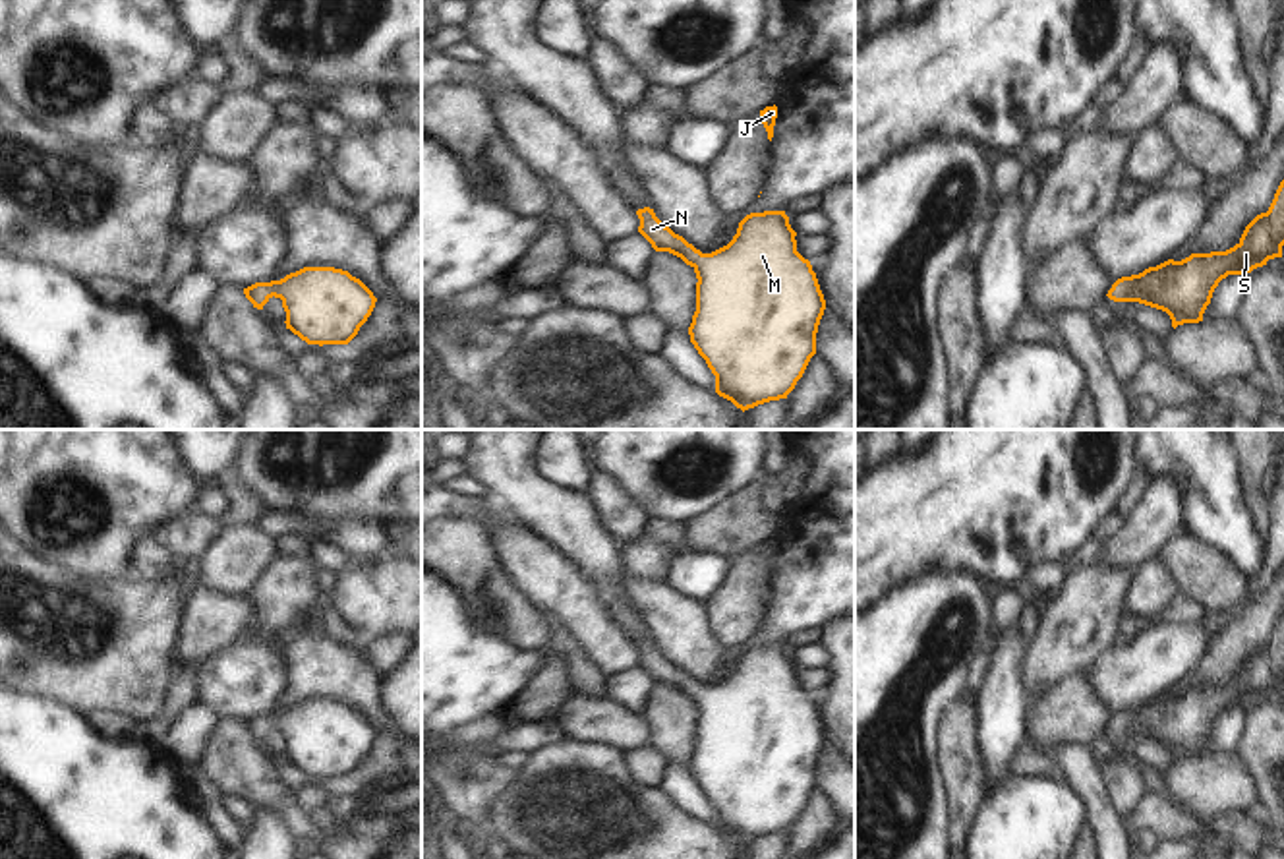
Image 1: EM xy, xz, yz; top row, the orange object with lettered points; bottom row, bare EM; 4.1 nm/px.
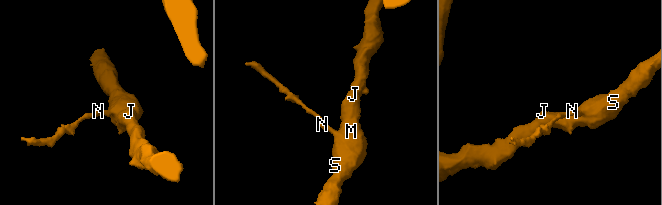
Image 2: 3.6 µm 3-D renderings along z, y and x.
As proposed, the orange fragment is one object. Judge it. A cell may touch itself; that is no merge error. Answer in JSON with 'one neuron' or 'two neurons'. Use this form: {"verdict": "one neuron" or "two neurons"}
{"verdict": "one neuron"}

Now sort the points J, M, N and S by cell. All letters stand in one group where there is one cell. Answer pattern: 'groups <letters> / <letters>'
groups J M N S

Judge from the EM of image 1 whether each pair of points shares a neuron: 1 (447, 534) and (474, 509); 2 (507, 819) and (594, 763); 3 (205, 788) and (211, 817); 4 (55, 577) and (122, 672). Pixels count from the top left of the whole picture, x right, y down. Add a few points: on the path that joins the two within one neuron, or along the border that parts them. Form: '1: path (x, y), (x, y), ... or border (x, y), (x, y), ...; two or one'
1: border (490, 511), (484, 517), (441, 515); two
2: path (528, 813), (546, 813), (575, 784); one
3: path (205, 796), (211, 809); one
4: path (84, 592), (116, 616), (118, 643); one

